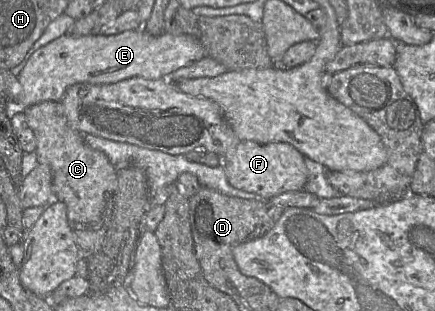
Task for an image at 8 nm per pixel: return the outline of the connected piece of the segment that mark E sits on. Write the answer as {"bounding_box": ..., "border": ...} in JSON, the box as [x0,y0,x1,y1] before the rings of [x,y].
{"bounding_box":[16,28,206,108],"border":[[[144,28],[117,35],[61,36],[38,49],[18,78],[16,103],[20,108],[53,101],[60,102],[68,87],[76,83],[113,84],[131,77],[170,78],[176,70],[206,57],[201,42],[192,35],[148,34]]]}

